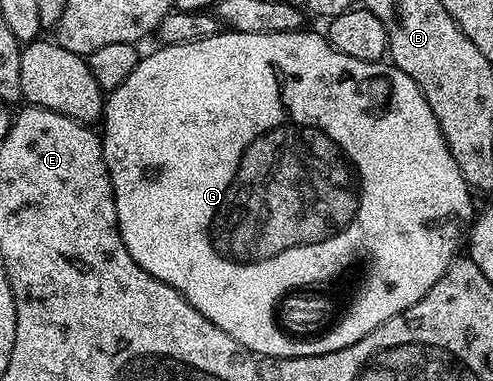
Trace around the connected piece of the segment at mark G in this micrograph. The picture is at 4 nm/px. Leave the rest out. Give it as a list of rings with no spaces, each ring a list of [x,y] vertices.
[[[309,28],[292,32],[272,32],[271,34],[223,32],[208,40],[196,40],[175,46],[162,44],[157,48],[159,50],[152,51],[147,58],[146,55],[139,57],[136,68],[132,68],[132,76],[128,76],[128,80],[124,80],[124,84],[109,91],[100,119],[102,155],[104,164],[108,168],[108,176],[114,193],[118,231],[132,260],[136,260],[136,264],[140,264],[140,268],[144,268],[144,272],[156,276],[156,280],[160,280],[164,284],[176,288],[176,292],[180,292],[180,296],[184,296],[184,300],[188,300],[188,304],[192,304],[192,308],[196,308],[196,312],[200,312],[208,320],[212,320],[212,324],[216,324],[216,328],[228,332],[228,336],[232,336],[232,340],[236,340],[251,354],[268,358],[295,358],[296,356],[327,354],[336,352],[340,348],[348,348],[348,344],[356,344],[356,340],[360,340],[364,336],[368,336],[368,332],[380,328],[380,324],[384,324],[384,320],[392,320],[392,316],[404,312],[404,308],[412,308],[412,304],[416,304],[416,300],[423,298],[428,292],[428,288],[432,288],[432,284],[436,284],[436,280],[440,280],[440,276],[444,276],[444,272],[450,267],[451,262],[459,257],[458,245],[461,242],[463,245],[464,231],[476,214],[476,209],[474,210],[473,204],[470,203],[472,191],[464,180],[464,176],[460,176],[460,168],[456,168],[456,160],[452,160],[452,152],[448,152],[448,144],[444,140],[436,116],[432,112],[432,108],[428,108],[428,100],[424,100],[424,92],[420,92],[420,88],[416,84],[416,80],[412,80],[412,76],[400,72],[400,68],[396,68],[386,60],[369,62],[368,60],[356,60],[356,56],[344,56],[344,52],[340,52],[329,42],[325,33],[318,31],[317,34],[316,31],[309,30]]]

